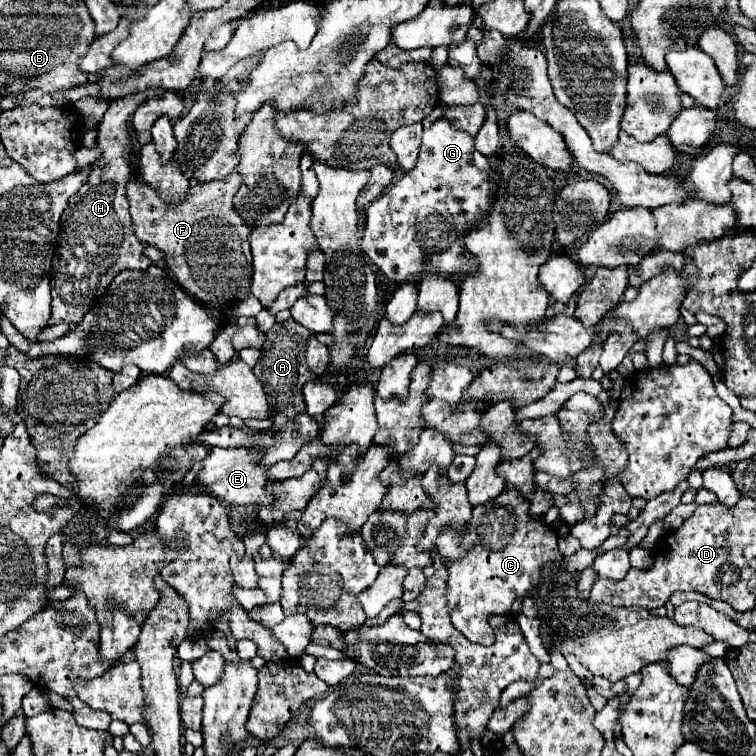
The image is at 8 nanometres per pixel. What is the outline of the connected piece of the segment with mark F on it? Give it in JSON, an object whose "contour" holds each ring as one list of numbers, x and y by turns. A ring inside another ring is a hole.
{"contour":[[233,171,223,181,193,185,179,205,167,207,147,185,127,183,127,199,137,239,159,249,165,255,167,269,175,275,179,285,209,311,231,309,249,295,251,287,251,229,233,209,237,189,239,173]]}

